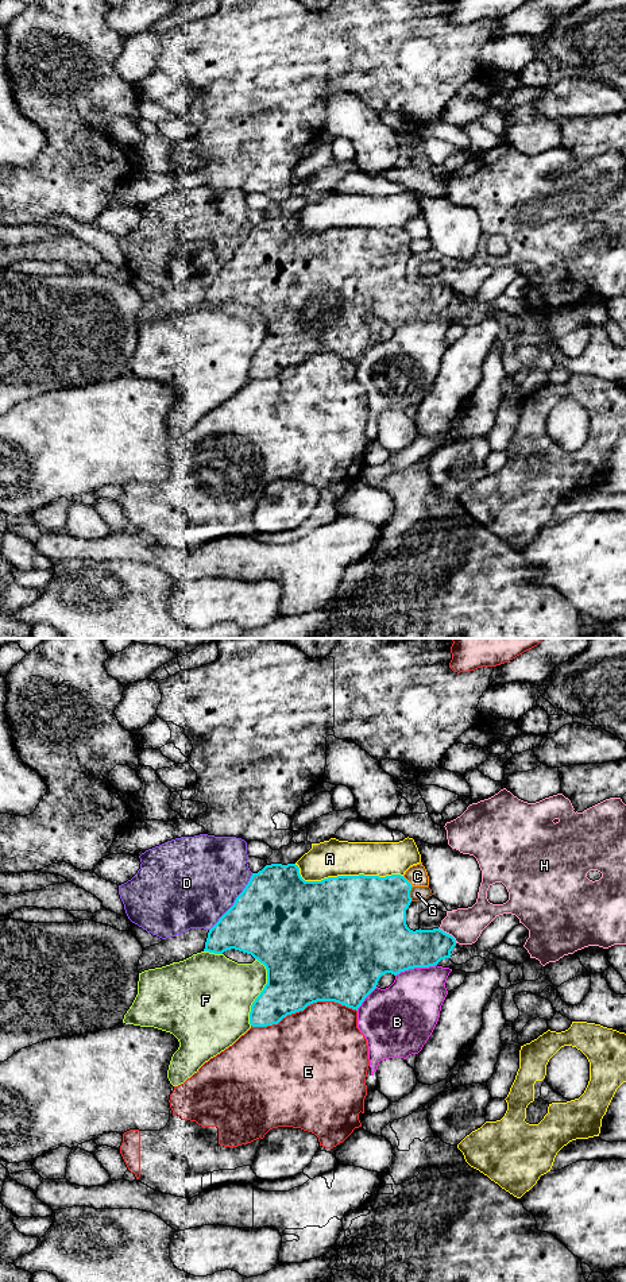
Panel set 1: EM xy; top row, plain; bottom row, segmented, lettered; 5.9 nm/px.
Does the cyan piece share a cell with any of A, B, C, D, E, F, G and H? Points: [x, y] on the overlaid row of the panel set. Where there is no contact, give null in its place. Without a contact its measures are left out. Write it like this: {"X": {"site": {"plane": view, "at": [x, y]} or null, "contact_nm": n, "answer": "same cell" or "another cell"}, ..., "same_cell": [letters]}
{"A": {"site": {"plane": "xy", "at": [346, 876]}, "contact_nm": 650, "answer": "another cell"}, "B": {"site": {"plane": "xy", "at": [416, 966]}, "contact_nm": 260, "answer": "another cell"}, "C": {"site": {"plane": "xy", "at": [408, 881]}, "contact_nm": 90, "answer": "another cell"}, "D": {"site": {"plane": "xy", "at": [235, 902]}, "contact_nm": 440, "answer": "another cell"}, "E": {"site": {"plane": "xy", "at": [304, 1008]}, "contact_nm": 650, "answer": "another cell"}, "F": {"site": {"plane": "xy", "at": [261, 992]}, "contact_nm": 400, "answer": "another cell"}, "G": {"site": {"plane": "xy", "at": [409, 894]}, "contact_nm": 90, "answer": "another cell"}, "H": {"site": {"plane": "xy", "at": [448, 934]}, "contact_nm": 140, "answer": "another cell"}, "same_cell": []}

